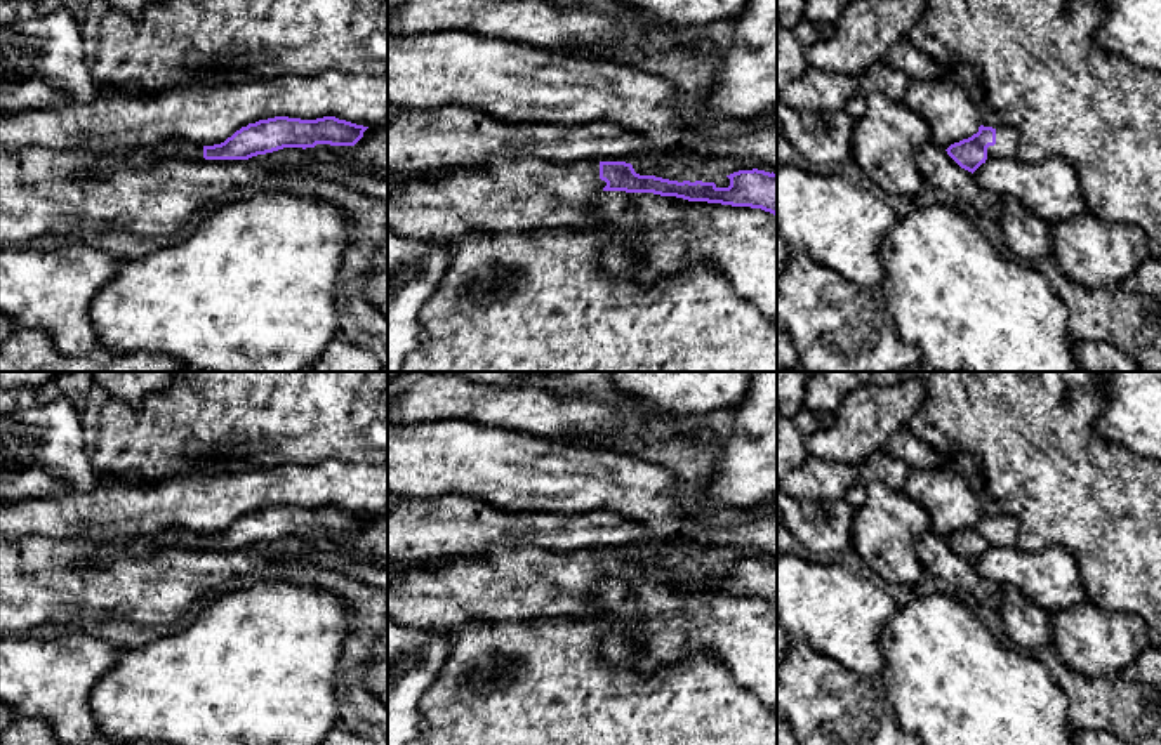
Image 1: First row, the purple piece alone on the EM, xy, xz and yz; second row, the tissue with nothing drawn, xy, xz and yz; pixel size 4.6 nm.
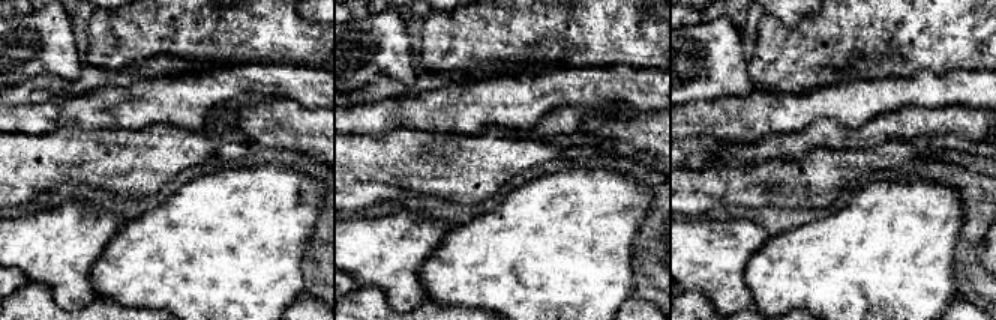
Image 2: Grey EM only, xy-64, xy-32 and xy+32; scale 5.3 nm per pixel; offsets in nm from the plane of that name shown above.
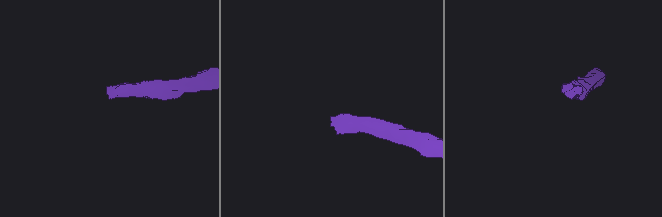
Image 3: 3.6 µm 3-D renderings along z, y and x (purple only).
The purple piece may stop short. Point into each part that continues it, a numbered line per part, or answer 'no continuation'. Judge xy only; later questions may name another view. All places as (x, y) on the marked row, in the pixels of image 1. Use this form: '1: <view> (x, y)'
1: xy (185, 148)

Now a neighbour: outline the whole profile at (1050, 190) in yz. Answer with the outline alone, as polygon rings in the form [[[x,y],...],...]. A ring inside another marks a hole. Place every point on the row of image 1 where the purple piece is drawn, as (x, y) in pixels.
[[[1017,156],[987,158],[973,177],[982,191],[1015,198],[1050,226],[1086,212],[1079,175],[1062,158],[1038,163]]]

